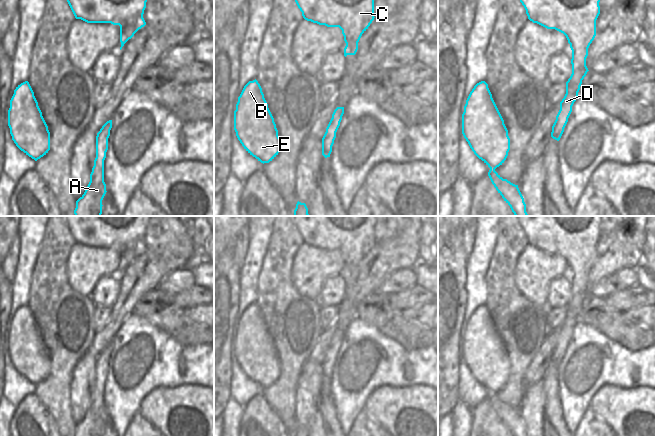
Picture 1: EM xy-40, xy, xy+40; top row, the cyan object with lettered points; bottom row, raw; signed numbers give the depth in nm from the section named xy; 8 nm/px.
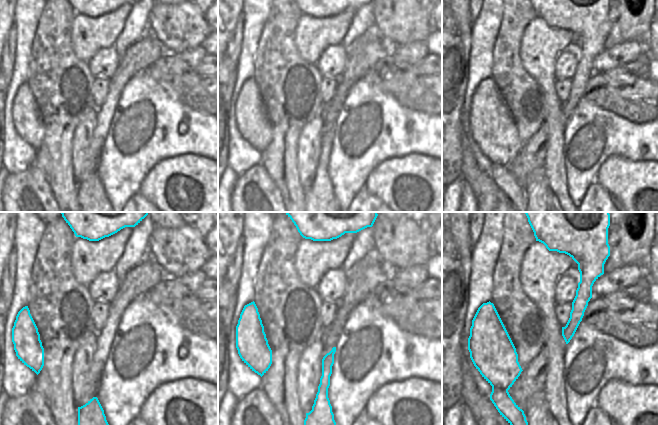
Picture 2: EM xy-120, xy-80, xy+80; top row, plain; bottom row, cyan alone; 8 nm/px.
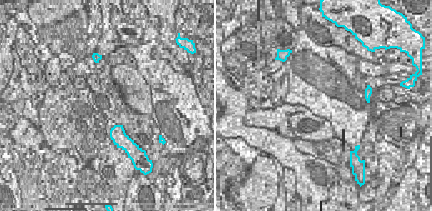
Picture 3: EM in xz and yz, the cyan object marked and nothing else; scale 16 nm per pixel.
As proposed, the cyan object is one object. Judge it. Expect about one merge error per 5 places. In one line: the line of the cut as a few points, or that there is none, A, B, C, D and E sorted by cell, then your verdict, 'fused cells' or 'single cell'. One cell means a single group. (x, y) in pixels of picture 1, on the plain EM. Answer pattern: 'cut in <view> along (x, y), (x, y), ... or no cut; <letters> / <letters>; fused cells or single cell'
no cut; A B C D E; single cell

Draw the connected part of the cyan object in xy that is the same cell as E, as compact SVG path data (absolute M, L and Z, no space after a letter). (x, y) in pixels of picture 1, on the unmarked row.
M256 303L249 305L238 321L234 354L244 373L263 388L280 376L278 354Z

